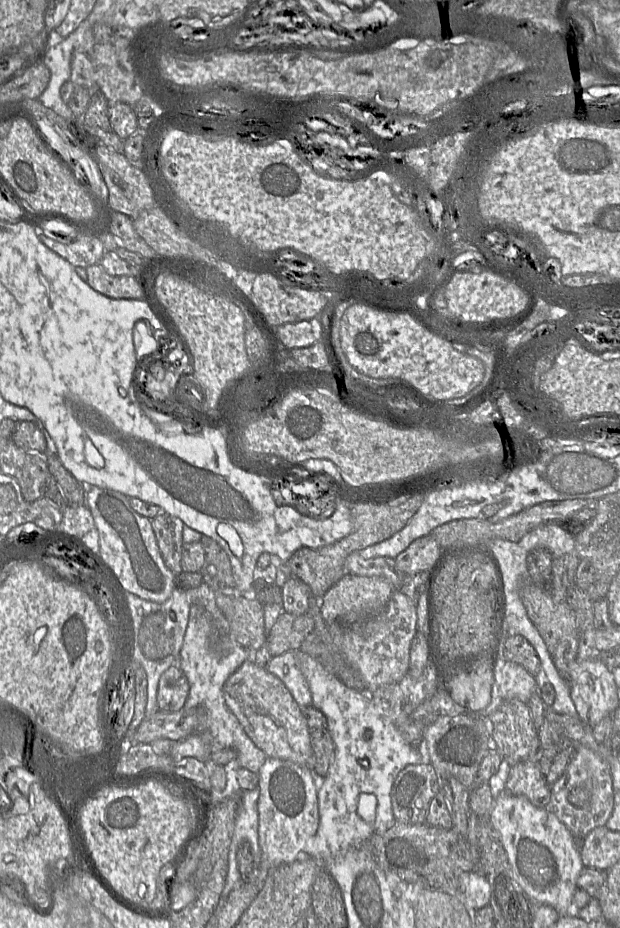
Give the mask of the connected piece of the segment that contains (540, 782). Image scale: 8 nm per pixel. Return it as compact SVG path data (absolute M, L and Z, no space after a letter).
M538 759L525 760L510 766L505 791L527 798L535 807L548 809L551 786L540 770Z

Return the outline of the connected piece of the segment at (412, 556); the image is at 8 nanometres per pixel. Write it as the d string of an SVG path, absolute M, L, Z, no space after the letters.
M430 534L420 537L394 558L394 565L403 574L428 572L437 560L440 548Z

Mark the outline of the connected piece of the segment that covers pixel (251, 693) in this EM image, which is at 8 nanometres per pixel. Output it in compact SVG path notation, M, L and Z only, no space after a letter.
M246 660L225 682L224 699L247 735L268 758L277 758L306 766L313 771L315 757L311 730L300 707L284 683L266 668Z

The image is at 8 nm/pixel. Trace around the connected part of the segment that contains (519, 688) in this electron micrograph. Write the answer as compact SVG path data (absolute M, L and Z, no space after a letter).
M500 657L494 665L490 704L482 713L475 715L487 719L502 702L509 699L517 699L527 704L536 692L538 692L538 686L532 675L521 665Z

